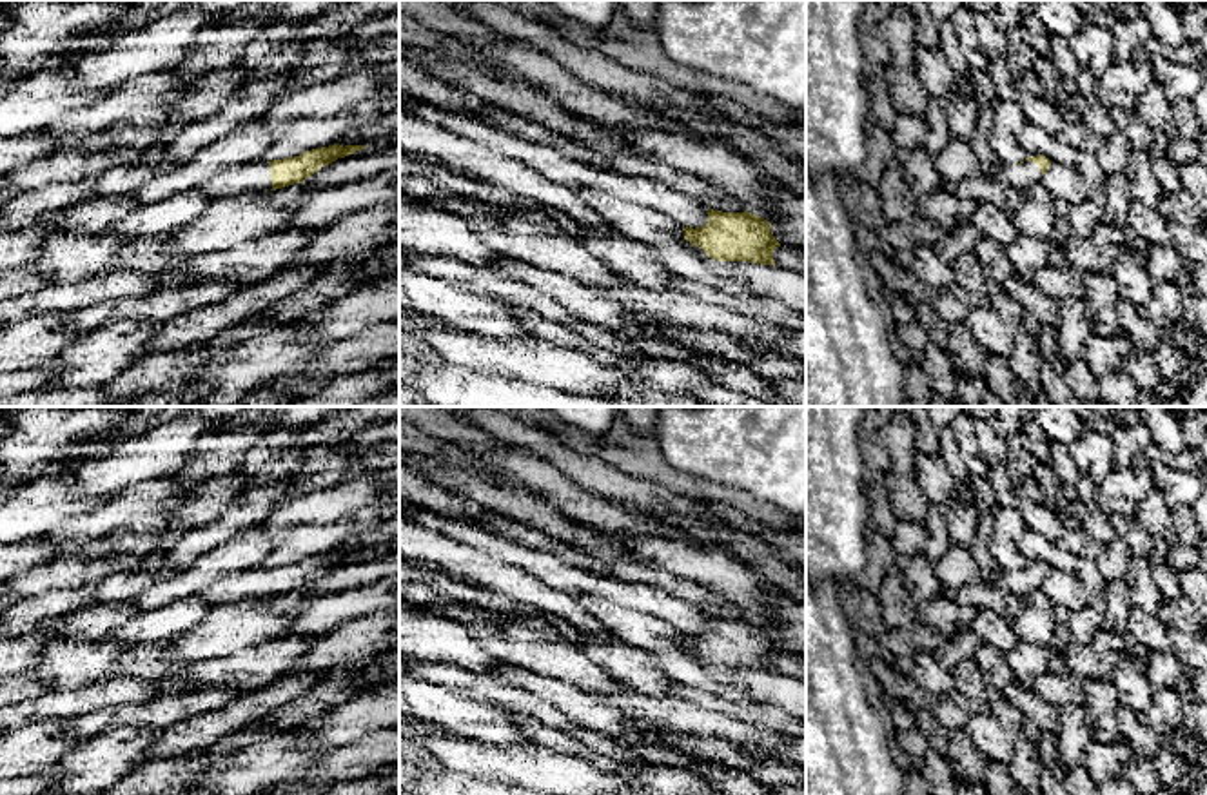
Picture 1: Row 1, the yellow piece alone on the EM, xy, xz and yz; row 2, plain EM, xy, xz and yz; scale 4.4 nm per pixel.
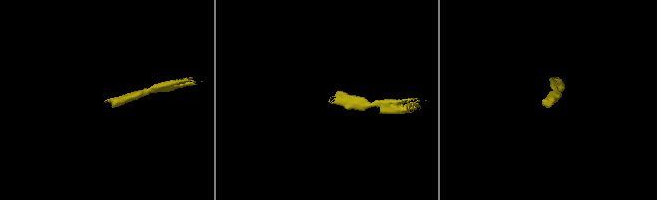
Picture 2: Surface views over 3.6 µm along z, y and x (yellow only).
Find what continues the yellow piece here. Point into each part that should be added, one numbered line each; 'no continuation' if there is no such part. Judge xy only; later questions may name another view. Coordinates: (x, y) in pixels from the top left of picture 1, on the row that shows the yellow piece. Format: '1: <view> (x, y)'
1: xy (255, 176)

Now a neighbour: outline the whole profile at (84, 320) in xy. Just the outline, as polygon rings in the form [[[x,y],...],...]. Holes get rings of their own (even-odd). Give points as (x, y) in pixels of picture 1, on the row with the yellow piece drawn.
[[[212,280],[174,289],[158,289],[142,298],[111,299],[94,307],[67,312],[67,327],[87,332],[131,319],[163,325],[192,309],[227,299],[241,285],[247,283]]]

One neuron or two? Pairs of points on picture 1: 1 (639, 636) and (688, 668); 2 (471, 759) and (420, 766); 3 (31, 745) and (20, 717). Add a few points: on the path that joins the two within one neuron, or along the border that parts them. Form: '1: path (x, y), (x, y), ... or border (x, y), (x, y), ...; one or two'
1: path (652, 639), (676, 659); one
2: border (418, 743), (447, 768); two
3: border (66, 717), (39, 719), (19, 728); two

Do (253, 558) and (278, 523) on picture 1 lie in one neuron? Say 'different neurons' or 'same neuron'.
different neurons

